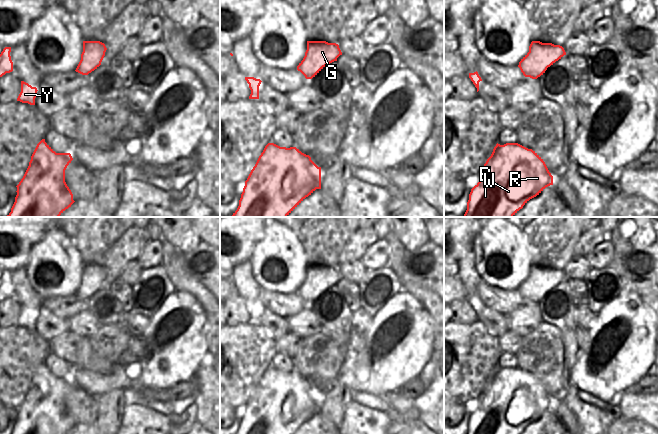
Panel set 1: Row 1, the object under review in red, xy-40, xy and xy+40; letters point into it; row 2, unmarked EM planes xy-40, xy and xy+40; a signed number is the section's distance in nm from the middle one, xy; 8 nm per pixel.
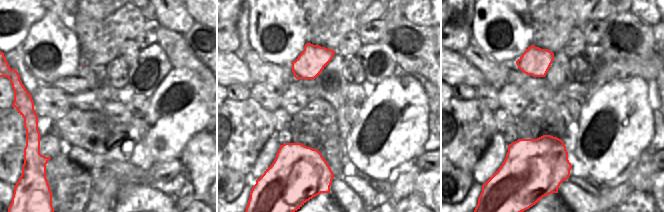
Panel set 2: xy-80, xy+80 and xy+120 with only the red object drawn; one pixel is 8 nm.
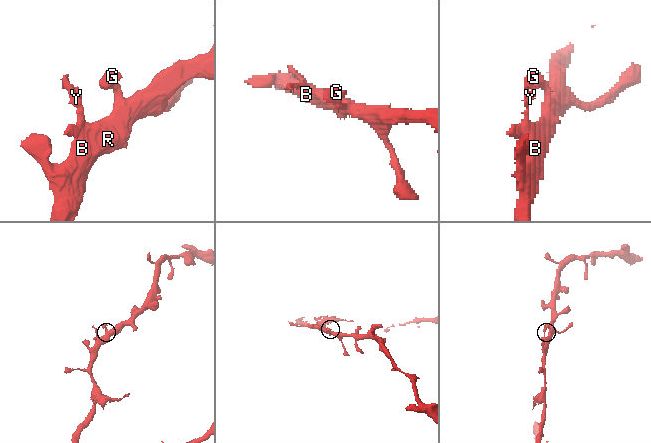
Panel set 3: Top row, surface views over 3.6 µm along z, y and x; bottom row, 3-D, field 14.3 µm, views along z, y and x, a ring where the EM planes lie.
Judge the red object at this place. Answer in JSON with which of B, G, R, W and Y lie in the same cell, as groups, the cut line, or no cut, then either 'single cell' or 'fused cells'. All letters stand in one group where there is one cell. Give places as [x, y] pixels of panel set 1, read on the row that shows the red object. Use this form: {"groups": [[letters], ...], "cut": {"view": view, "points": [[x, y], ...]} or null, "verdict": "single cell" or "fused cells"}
{"groups": [["B", "G", "R", "W", "Y"]], "cut": null, "verdict": "single cell"}

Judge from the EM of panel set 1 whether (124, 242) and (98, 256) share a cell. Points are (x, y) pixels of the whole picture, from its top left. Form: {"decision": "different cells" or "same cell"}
{"decision": "same cell"}

